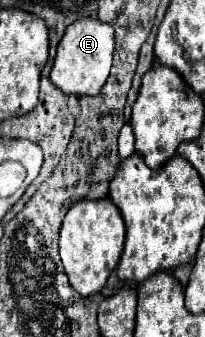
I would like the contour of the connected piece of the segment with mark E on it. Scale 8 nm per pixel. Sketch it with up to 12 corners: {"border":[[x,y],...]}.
{"border":[[79,19],[57,47],[51,81],[99,95],[111,71],[113,27]]}

